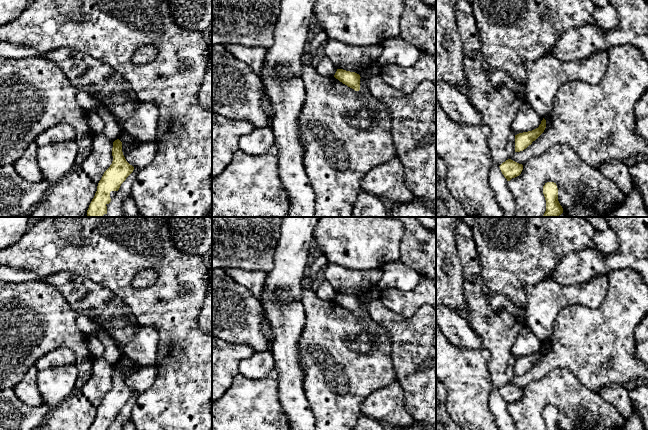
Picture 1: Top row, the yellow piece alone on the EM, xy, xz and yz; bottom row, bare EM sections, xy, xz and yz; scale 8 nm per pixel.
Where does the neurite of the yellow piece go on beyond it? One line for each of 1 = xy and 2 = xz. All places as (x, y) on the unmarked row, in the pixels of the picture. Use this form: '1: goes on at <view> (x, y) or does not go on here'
1: does not go on here
2: does not go on here

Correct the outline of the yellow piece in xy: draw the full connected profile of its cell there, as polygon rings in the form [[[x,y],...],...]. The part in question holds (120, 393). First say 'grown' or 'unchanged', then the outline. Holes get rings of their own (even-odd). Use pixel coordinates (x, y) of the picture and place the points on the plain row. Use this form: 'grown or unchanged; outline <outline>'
unchanged; outline [[[119,363],[113,366],[112,380],[112,388],[99,405],[97,415],[89,430],[109,428],[111,426],[110,416],[118,415],[121,408],[134,394],[134,391],[126,385],[123,379],[122,366]]]

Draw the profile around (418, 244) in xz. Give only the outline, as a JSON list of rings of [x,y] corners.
[[[391,217],[404,226],[400,261],[408,268],[436,283],[436,233],[423,227],[414,217]]]

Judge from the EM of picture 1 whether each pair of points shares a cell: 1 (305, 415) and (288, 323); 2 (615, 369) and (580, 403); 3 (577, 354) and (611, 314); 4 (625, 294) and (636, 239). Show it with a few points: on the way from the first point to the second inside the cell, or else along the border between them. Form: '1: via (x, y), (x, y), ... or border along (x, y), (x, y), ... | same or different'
1: via (291, 392), (288, 346) | same
2: border along (574, 376), (583, 385), (598, 394) | different
3: via (587, 344), (607, 324) | same
4: border along (637, 271), (631, 268), (615, 268), (607, 274) | different

